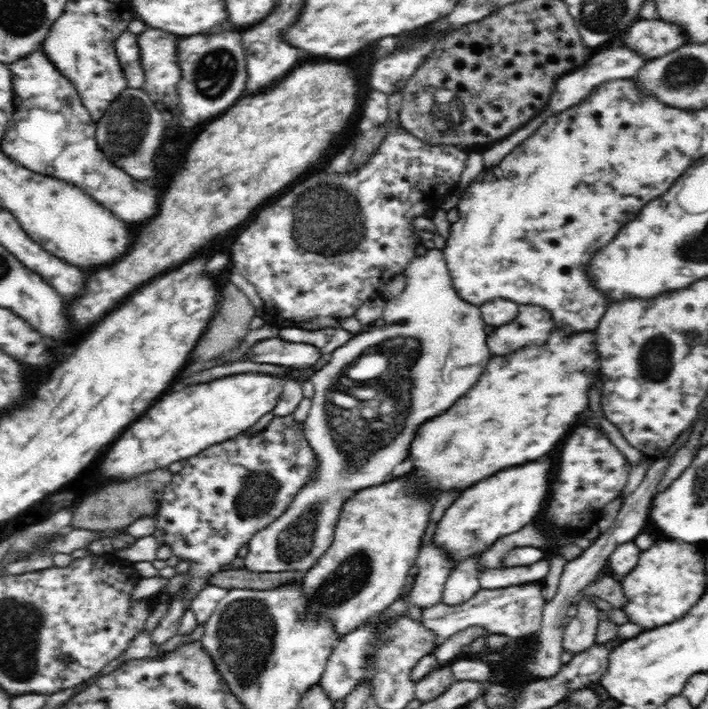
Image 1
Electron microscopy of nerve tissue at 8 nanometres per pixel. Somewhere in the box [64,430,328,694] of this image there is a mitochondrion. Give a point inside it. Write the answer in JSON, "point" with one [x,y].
{"point":[246,631]}

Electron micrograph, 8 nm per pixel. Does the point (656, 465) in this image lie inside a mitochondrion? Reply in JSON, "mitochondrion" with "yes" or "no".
{"mitochondrion":"no"}

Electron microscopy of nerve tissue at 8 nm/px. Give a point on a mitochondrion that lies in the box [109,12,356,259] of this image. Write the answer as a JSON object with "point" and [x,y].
{"point":[215,71]}

